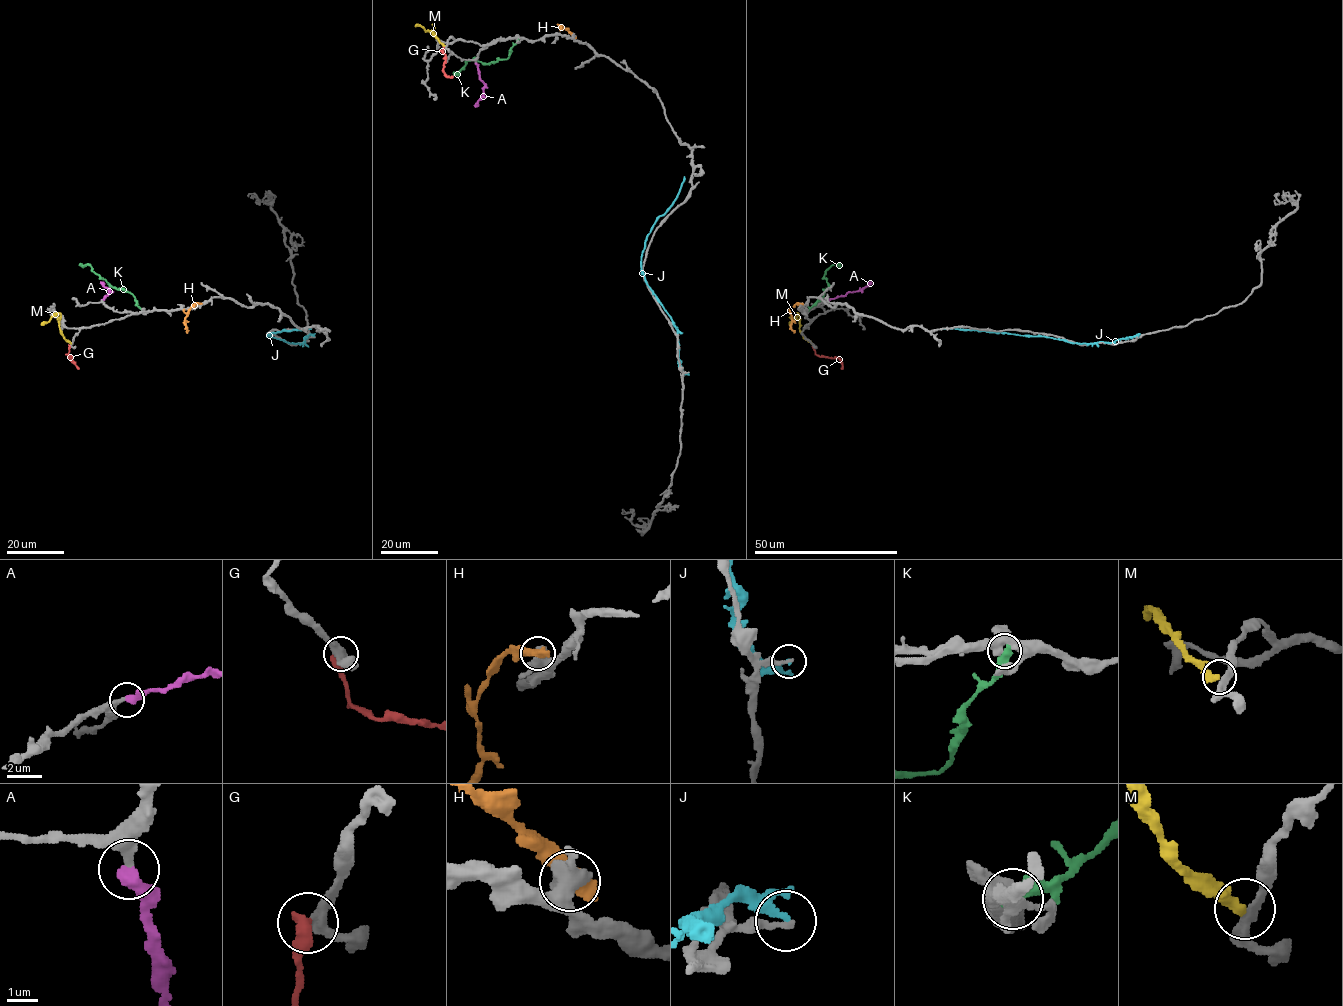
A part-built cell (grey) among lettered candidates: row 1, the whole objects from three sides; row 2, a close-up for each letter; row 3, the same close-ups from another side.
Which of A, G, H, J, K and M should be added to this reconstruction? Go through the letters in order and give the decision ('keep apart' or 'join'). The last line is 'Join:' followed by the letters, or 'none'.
A: join
G: keep apart
H: keep apart
J: keep apart
K: keep apart
M: keep apart
Join: A

